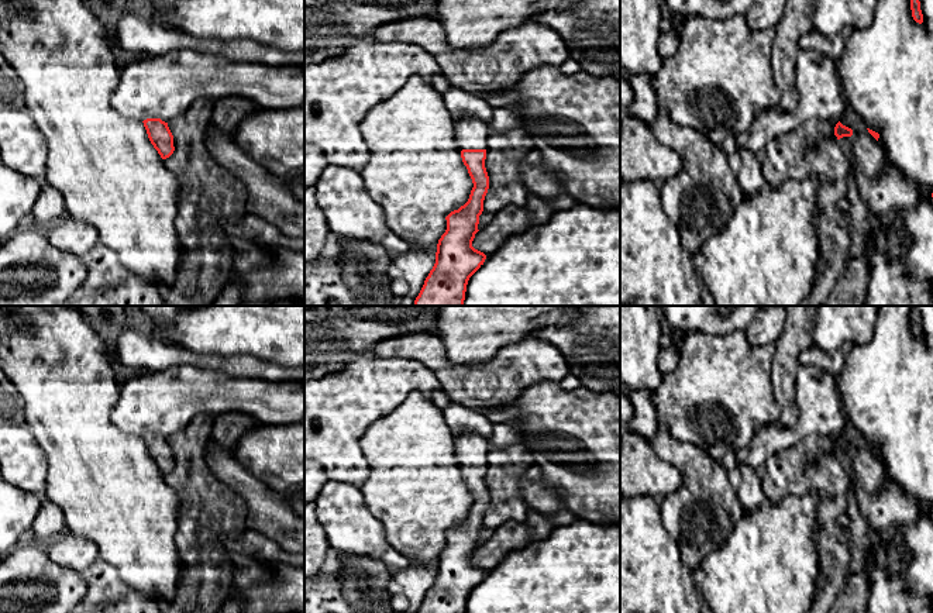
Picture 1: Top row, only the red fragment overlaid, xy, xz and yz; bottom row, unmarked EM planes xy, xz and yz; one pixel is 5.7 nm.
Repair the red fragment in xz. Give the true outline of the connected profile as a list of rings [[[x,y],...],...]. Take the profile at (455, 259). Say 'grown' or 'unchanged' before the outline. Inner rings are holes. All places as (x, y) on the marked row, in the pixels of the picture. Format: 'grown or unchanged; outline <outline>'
grown; outline [[[475,116],[454,121],[455,140],[474,187],[468,202],[451,211],[447,230],[437,244],[435,264],[414,300],[414,306],[464,306],[469,278],[483,265],[486,255],[472,247],[479,231],[479,216],[489,189],[485,168],[488,123]]]

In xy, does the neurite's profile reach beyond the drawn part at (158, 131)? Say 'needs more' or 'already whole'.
already whole

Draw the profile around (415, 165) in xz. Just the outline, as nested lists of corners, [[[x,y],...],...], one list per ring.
[[[414,75],[397,93],[366,113],[359,123],[359,131],[368,147],[368,162],[359,172],[365,190],[383,209],[388,225],[406,240],[410,248],[435,255],[438,240],[447,230],[445,217],[468,202],[474,187],[443,94],[420,75]]]

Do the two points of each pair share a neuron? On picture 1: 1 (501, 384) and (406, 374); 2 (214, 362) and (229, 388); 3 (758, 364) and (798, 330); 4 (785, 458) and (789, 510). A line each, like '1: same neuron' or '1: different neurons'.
1: different neurons
2: different neurons
3: different neurons
4: different neurons

